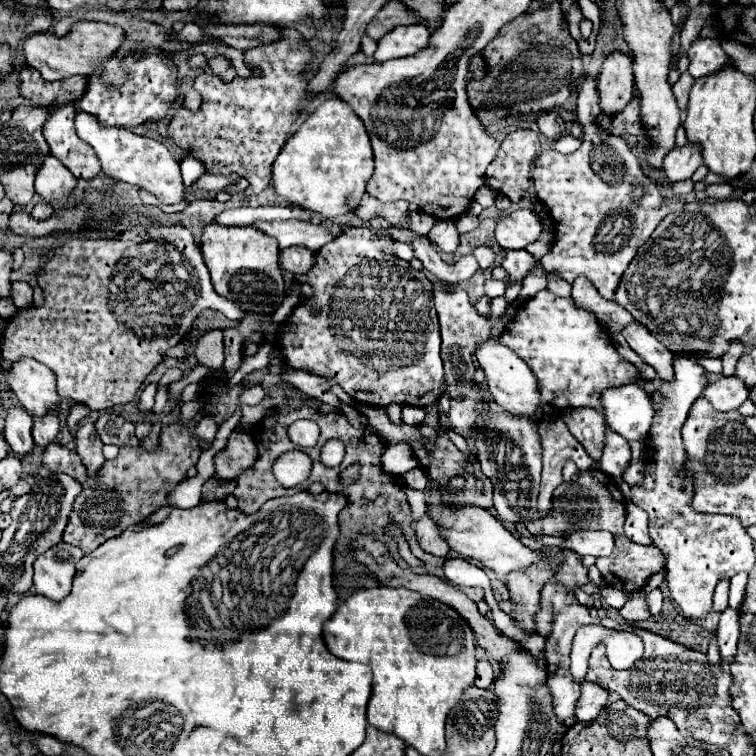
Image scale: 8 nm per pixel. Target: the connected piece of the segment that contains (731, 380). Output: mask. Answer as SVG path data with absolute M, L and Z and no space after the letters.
M719 376L715 382L711 382L703 396L713 404L713 408L727 412L727 410L737 410L747 398L749 398L749 388L737 380L735 376Z

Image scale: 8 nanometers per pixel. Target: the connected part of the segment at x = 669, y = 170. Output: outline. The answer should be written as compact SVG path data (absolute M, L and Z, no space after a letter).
M685 144L685 146L675 146L663 162L663 170L671 182L691 178L691 174L703 164L701 160L701 146L699 144Z

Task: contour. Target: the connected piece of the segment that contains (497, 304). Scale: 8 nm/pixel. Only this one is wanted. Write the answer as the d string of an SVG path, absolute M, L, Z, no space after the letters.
M504 296L496 297L490 301L491 314L489 323L493 326L499 321L499 316L505 312L508 302Z

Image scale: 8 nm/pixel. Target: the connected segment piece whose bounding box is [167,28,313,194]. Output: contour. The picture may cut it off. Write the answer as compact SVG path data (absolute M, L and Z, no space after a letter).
M283 28L281 38L277 42L263 44L245 52L245 66L251 72L249 78L235 76L231 82L223 82L217 74L201 72L199 76L195 76L193 88L201 94L203 102L197 112L191 112L183 104L177 106L175 116L167 124L169 140L175 146L179 146L185 152L185 156L197 158L205 166L205 174L217 174L217 176L239 174L249 180L249 184L253 186L253 194L263 192L271 182L269 168L275 156L279 154L281 146L287 142L291 126L303 114L303 110L299 110L299 104L307 106L311 102L311 94L305 90L307 82L303 78L303 70L311 62L311 58L313 58L313 52L307 46L303 34L295 28Z

